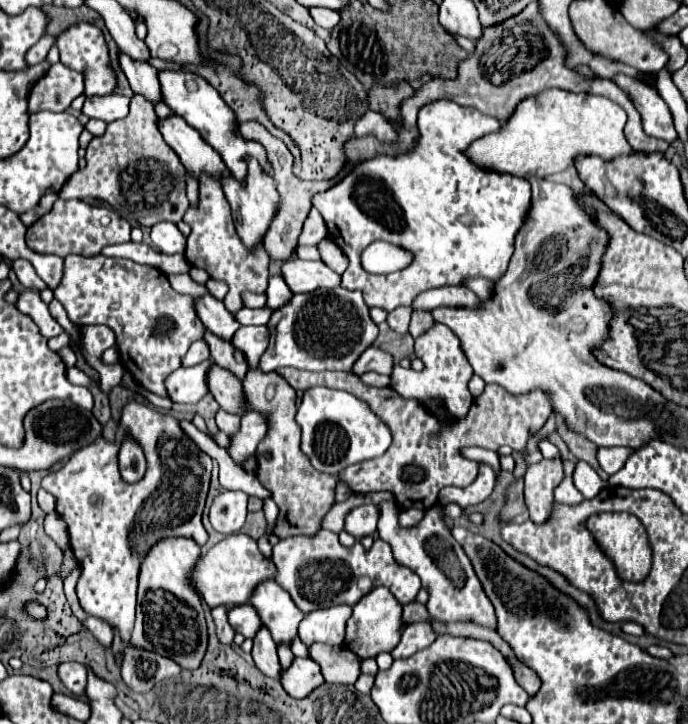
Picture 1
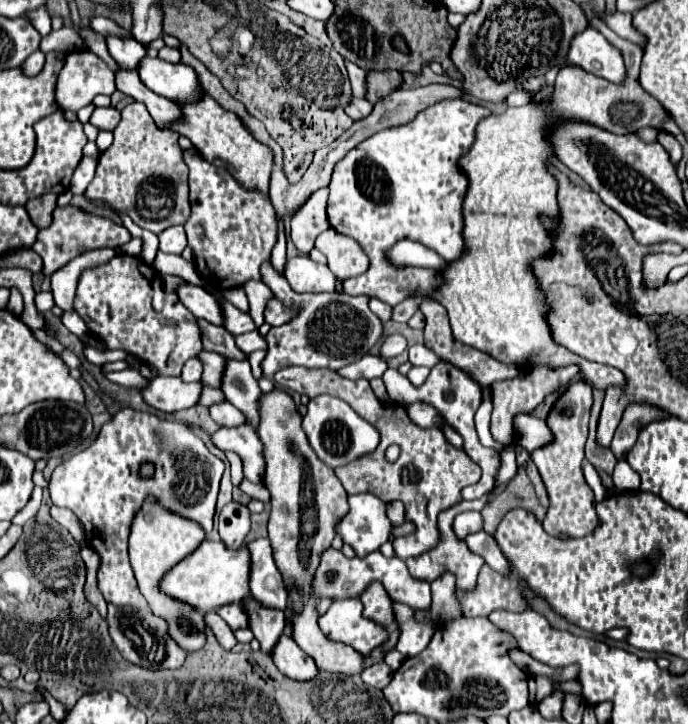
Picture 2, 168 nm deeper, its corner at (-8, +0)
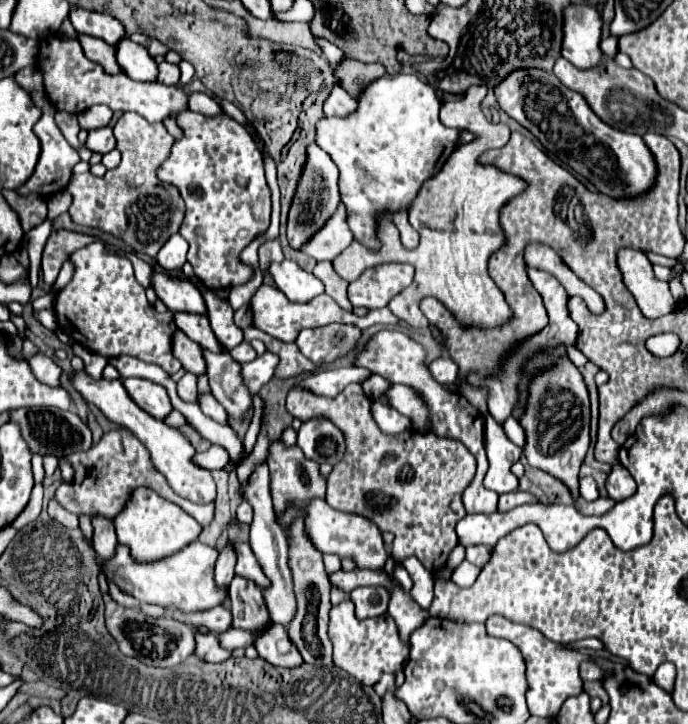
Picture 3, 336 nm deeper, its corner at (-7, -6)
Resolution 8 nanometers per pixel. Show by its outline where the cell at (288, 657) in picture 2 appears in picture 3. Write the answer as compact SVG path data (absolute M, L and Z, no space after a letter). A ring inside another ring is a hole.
M270 623L268 627L264 627L262 633L254 635L254 647L262 659L278 667L290 669L304 663L294 643L290 643L286 627L276 623Z

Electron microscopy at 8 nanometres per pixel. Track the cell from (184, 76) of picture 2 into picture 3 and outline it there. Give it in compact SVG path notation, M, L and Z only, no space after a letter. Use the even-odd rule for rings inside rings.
M120 39L116 45L116 61L120 69L138 81L154 81L158 75L156 61L150 57L144 45L138 45L134 41Z

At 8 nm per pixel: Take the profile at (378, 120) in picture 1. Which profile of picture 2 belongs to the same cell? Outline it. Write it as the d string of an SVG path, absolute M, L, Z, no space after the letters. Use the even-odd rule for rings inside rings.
M353 97L351 105L345 107L345 109L347 109L347 115L349 115L353 121L361 121L361 119L365 119L365 117L371 113L373 105L371 105L367 99L357 99L357 97Z

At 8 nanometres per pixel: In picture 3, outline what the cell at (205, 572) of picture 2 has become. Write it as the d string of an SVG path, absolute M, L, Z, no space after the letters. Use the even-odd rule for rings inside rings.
M192 541L170 557L150 563L138 563L130 555L130 549L118 543L114 557L102 561L102 571L108 581L112 581L120 591L126 591L140 603L156 603L162 607L174 607L192 613L222 605L226 601L226 589L218 589L214 583L216 553L218 551L214 547L208 547L200 541Z

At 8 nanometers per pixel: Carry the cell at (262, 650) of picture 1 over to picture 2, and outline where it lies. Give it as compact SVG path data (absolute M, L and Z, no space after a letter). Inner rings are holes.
M245 601L245 609L249 613L249 629L253 631L255 639L261 643L261 651L265 655L273 653L283 627L285 627L285 613L275 609L259 609L255 601Z

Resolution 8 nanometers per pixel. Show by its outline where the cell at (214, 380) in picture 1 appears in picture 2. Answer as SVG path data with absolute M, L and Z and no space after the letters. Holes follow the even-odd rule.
M207 351L201 353L199 357L203 361L203 377L201 377L201 383L207 385L207 387L219 389L221 387L221 381L223 381L223 365L227 363L225 357L215 355L215 353L207 353Z

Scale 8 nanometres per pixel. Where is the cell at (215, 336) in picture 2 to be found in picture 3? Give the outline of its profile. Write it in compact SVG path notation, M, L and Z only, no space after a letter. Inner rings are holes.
M178 311L174 313L174 323L180 331L184 331L192 341L196 341L200 347L208 351L222 351L218 347L218 339L210 327L208 315L198 315L198 313L184 313Z

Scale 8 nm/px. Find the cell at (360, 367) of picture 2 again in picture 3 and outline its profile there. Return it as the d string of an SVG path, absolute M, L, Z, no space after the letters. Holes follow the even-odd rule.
M340 367L340 369L320 371L320 373L308 375L298 385L302 389L314 393L314 395L320 395L320 397L334 397L346 385L350 385L350 383L362 383L368 375L370 375L370 371L366 371L362 367Z

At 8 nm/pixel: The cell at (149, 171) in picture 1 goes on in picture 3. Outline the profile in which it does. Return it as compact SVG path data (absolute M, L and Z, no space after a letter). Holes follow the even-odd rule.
M124 113L118 119L118 123L114 125L114 137L118 141L116 149L120 149L120 153L122 153L120 165L112 171L106 171L104 177L94 177L90 171L86 171L82 175L72 175L66 189L72 193L74 203L70 205L68 213L74 223L84 225L84 227L98 227L98 229L122 239L124 243L128 243L136 253L156 257L158 251L162 249L162 245L174 233L178 233L182 219L184 219L182 197L178 195L178 191L174 187L158 183L158 177L156 177L156 169L162 163L162 159L166 159L166 155L170 153L170 147L174 145L174 137L166 131L166 127L162 123L148 123L138 113Z

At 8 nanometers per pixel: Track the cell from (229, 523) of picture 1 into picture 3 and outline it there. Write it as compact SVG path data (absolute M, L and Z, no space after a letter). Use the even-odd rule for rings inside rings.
M226 545L216 561L214 583L216 583L216 587L228 587L232 577L234 577L234 549L230 545Z

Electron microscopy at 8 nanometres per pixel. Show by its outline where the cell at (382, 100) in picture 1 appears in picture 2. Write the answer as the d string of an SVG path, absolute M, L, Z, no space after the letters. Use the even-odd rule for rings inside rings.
M367 71L367 99L375 105L389 93L393 93L397 87L403 85L403 77L399 71L389 73L371 73Z

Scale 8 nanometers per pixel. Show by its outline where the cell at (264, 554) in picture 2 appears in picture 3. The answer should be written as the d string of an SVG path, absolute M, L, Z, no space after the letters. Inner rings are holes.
M230 541L230 543L232 543L232 549L236 551L236 575L252 579L254 583L258 583L258 587L266 589L270 583L268 583L262 567L258 567L258 559L254 559L250 545L240 543L240 541Z

